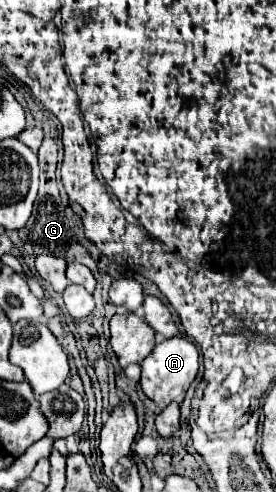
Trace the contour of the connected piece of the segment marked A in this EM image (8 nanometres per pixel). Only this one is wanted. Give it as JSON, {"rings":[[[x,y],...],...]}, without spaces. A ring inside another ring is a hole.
{"rings":[[[178,335],[178,337],[172,337],[172,339],[166,339],[166,341],[158,343],[154,347],[152,355],[148,355],[148,359],[144,359],[140,365],[142,365],[140,387],[142,387],[144,395],[148,399],[152,399],[156,405],[168,407],[172,401],[182,403],[184,397],[186,397],[188,387],[196,379],[196,373],[198,373],[198,349],[186,337]]]}

